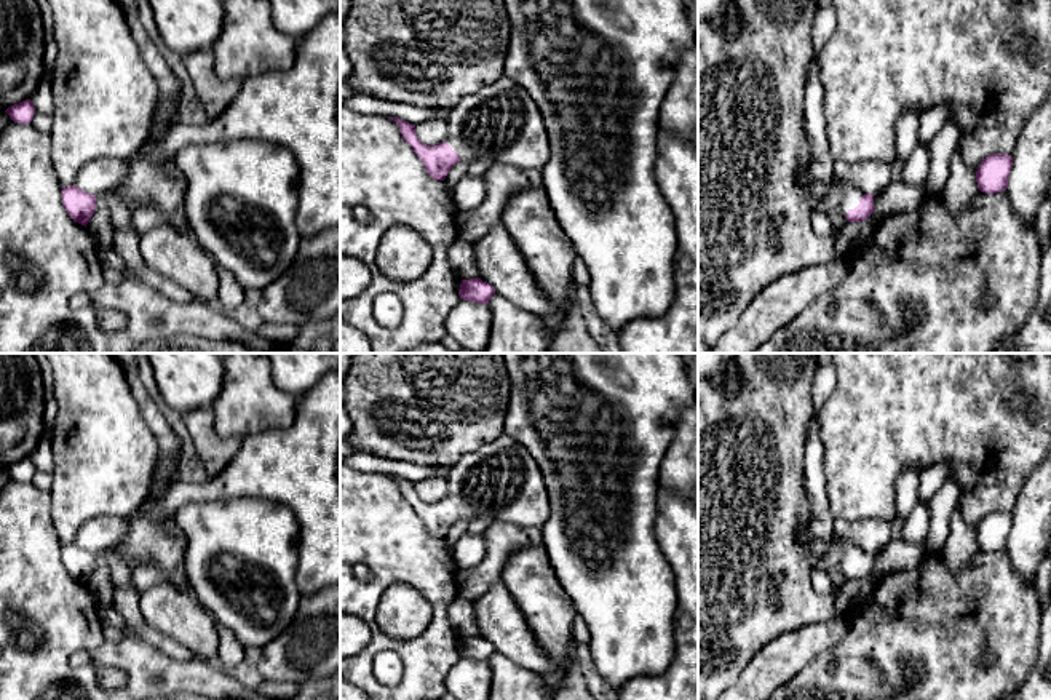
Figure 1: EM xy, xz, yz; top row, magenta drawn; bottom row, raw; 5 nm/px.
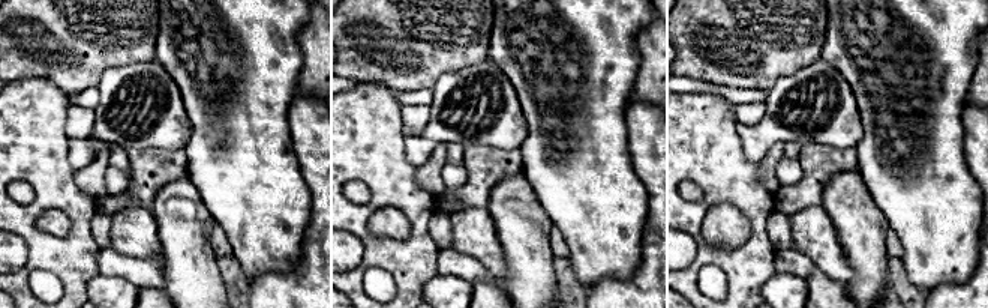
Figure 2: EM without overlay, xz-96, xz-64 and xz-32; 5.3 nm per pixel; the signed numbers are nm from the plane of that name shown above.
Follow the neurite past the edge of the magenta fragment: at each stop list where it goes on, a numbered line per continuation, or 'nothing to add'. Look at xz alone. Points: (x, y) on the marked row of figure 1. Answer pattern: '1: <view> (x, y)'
1: xz (500, 123)

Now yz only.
1: yz (842, 195)

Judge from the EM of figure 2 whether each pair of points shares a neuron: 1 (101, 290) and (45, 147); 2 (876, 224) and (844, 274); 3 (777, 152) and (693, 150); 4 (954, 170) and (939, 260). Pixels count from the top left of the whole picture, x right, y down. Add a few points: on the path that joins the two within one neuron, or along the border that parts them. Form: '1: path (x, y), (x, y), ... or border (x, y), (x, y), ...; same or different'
1: border (98, 274), (87, 283), (86, 292); different
2: border (837, 232), (852, 271), (847, 281); different
3: border (759, 164), (759, 181), (774, 194); different
4: path (939, 190), (939, 238); same

